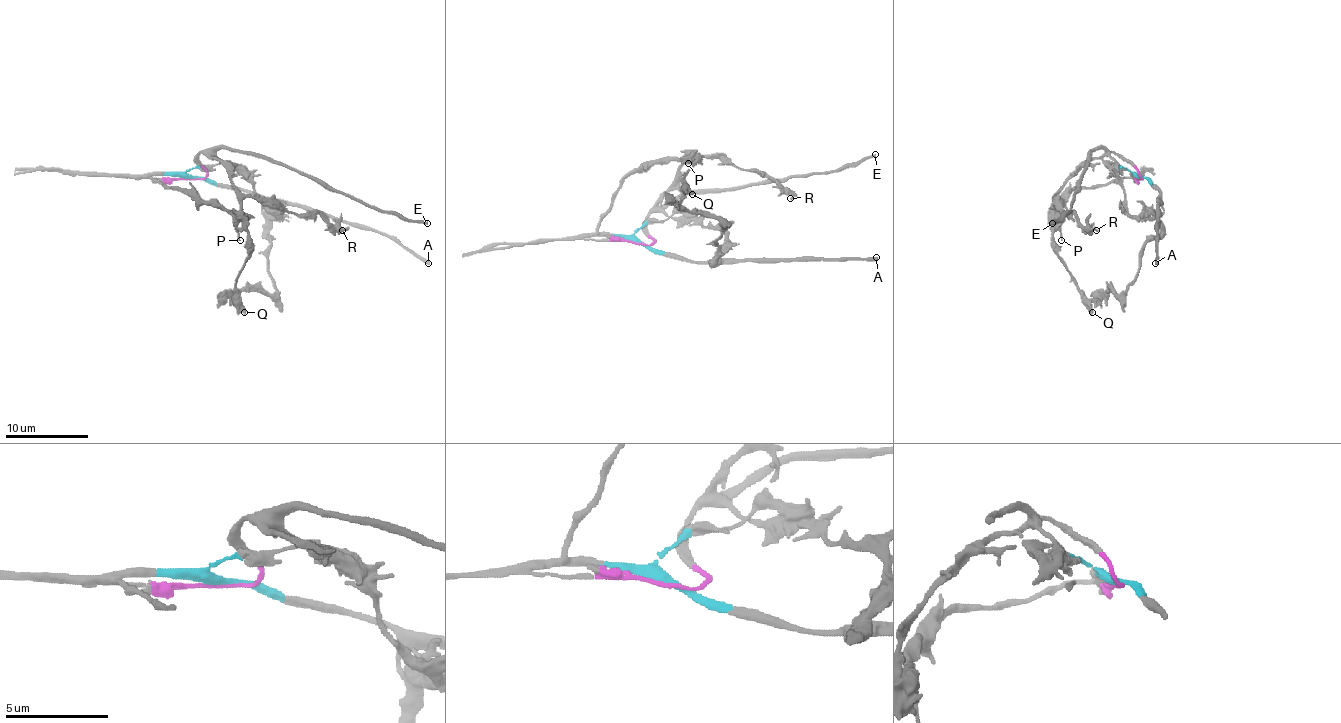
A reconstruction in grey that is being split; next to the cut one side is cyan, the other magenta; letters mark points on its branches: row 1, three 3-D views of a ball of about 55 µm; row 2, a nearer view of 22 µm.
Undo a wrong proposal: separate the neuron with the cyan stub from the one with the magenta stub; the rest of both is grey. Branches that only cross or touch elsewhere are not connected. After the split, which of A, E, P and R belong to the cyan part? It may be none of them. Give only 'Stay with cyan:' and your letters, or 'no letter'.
Stay with cyan: A, P

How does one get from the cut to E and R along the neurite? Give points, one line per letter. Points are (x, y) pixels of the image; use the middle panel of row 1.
E: (639, 242), (653, 242), (647, 232), (649, 215), (684, 195), (729, 191), (843, 170), (874, 153)
R: (639, 242), (653, 242), (649, 209), (694, 155), (765, 172), (789, 199)

